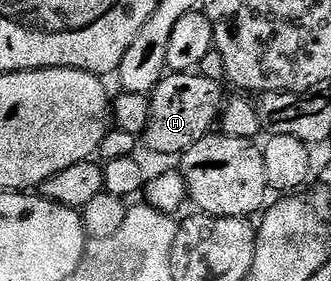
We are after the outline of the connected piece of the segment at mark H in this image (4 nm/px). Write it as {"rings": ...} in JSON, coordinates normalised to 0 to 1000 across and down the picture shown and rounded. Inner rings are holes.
{"rings":[[[514,260],[492,270],[453,349],[453,420],[441,441],[435,516],[459,537],[547,552],[571,537],[604,495],[637,484],[644,452],[662,427],[677,342],[674,306],[656,288],[607,267]]]}

